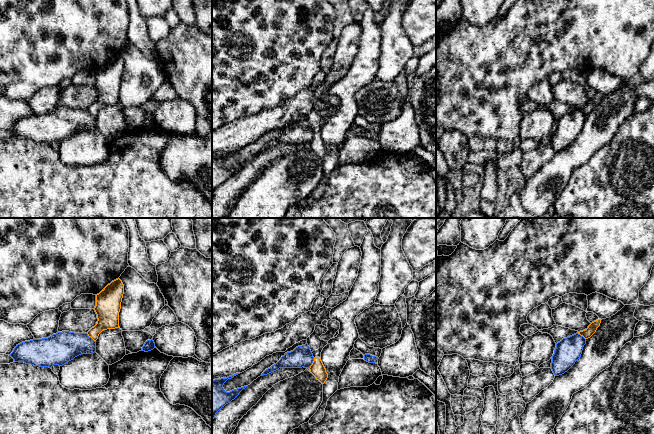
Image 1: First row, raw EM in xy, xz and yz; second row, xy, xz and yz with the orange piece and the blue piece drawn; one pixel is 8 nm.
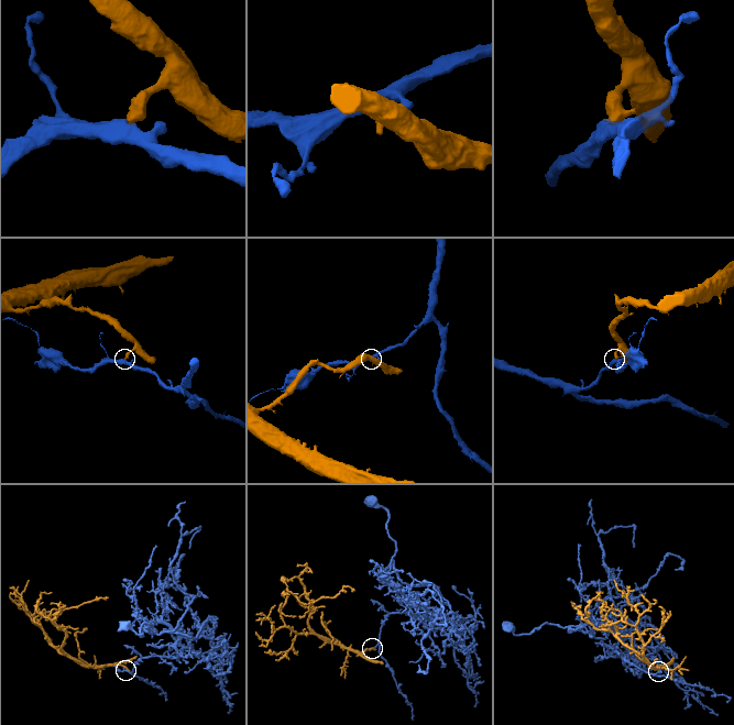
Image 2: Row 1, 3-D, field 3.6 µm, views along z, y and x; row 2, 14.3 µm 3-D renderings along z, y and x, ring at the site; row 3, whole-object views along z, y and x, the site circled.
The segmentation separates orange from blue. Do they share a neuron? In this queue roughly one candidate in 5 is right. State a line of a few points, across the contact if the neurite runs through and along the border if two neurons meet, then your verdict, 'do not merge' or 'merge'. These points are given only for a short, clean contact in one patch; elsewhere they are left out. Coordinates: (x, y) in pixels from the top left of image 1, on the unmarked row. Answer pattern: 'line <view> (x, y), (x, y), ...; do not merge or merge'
line xy (86, 109), (95, 117); do not merge

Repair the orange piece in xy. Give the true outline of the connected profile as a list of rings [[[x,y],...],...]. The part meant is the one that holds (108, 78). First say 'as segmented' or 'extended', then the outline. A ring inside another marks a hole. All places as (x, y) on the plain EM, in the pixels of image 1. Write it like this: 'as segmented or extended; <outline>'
as segmented; [[[118,54],[108,60],[99,70],[96,71],[97,100],[88,108],[88,112],[94,117],[98,115],[103,106],[119,103],[119,88],[124,70],[124,61]]]

